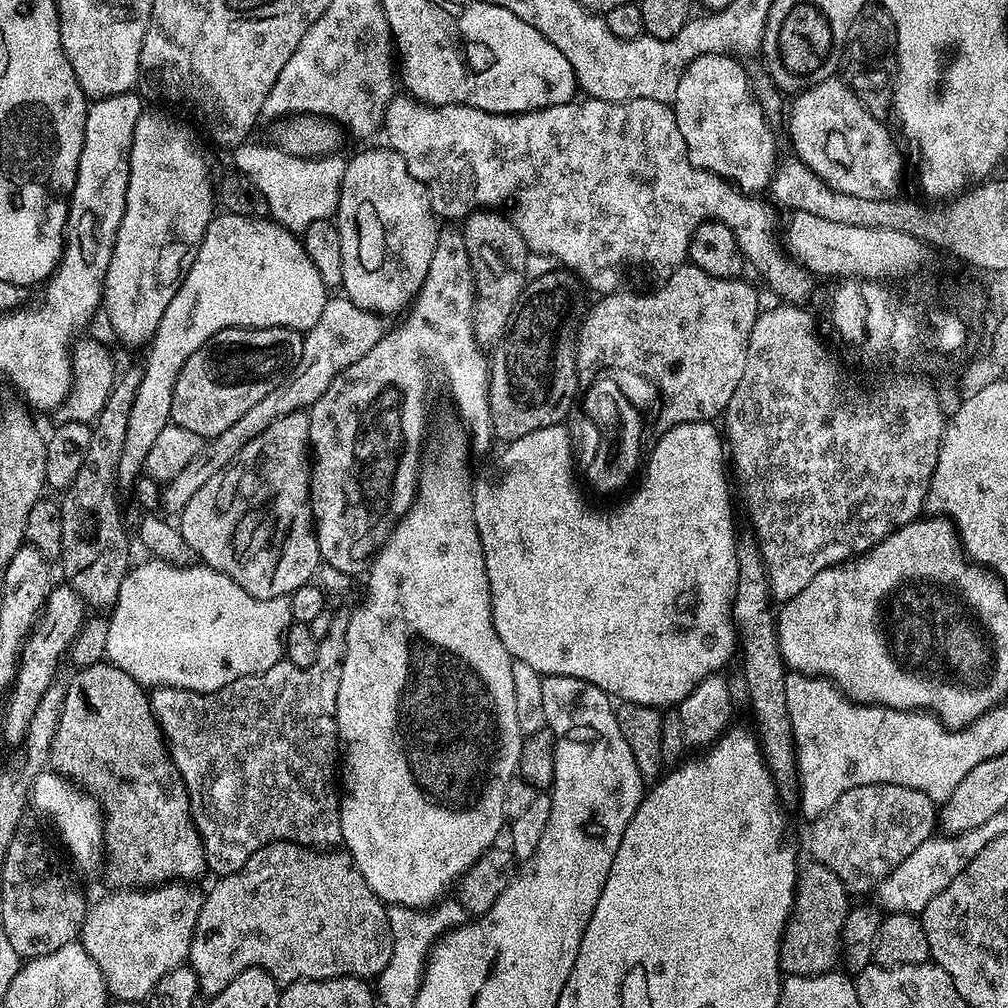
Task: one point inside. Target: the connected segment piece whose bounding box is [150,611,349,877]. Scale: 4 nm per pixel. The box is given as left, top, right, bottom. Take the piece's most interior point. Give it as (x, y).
(259, 757)

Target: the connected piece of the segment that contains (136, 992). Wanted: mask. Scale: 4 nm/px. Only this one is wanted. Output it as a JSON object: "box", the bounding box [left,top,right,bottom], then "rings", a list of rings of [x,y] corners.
{"box":[78,882,205,1001],"rings":[[[169,882],[151,888],[112,890],[84,915],[78,943],[98,962],[109,997],[147,1001],[162,974],[188,959],[205,893],[188,882]]]}

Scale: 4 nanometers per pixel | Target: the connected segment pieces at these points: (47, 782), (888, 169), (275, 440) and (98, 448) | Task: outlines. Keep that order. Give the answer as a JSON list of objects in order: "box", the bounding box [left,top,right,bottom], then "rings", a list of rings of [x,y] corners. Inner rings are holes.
[{"box":[30,770,104,872],"rings":[[[45,770],[32,781],[30,804],[37,808],[46,819],[52,820],[62,843],[68,847],[70,855],[84,872],[92,872],[101,867],[104,860],[104,818],[100,804],[89,792],[59,776],[54,771]]]},{"box":[786,79,904,201],"rings":[[[843,79],[823,80],[791,97],[790,107],[786,112],[788,140],[792,143],[791,151],[797,160],[814,172],[822,182],[826,182],[839,193],[853,195],[867,201],[893,199],[899,192],[904,180],[904,160],[900,157],[900,148],[892,141],[885,121],[870,114],[860,99],[852,93]]]},{"box":[178,412,322,598],"rings":[[[295,412],[286,418],[278,418],[254,442],[242,446],[242,450],[190,502],[178,513],[178,527],[182,538],[207,567],[226,574],[242,590],[254,598],[278,598],[291,596],[303,584],[315,577],[316,568],[322,563],[320,547],[316,541],[316,529],[312,518],[312,506],[308,498],[310,471],[310,445],[308,442],[308,412]]]},{"box":[58,363,143,610],"rings":[[[143,363],[123,365],[122,371],[117,375],[114,386],[110,390],[110,398],[106,398],[106,406],[102,414],[92,421],[90,427],[90,442],[82,461],[82,467],[70,482],[68,488],[63,489],[58,503],[62,514],[62,550],[58,567],[64,571],[67,587],[75,590],[85,605],[92,610],[110,610],[115,606],[118,590],[122,586],[122,578],[130,570],[128,564],[128,532],[124,529],[124,520],[120,517],[120,504],[116,501],[116,463],[122,450],[122,442],[126,438],[126,425],[130,422],[130,406],[134,406],[134,394],[138,394],[138,386],[142,386]]]}]

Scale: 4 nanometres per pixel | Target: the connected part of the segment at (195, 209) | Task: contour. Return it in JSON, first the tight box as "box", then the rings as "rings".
{"box":[102,110,218,349],"rings":[[[148,110],[141,111],[134,126],[126,206],[116,231],[102,297],[102,312],[108,315],[113,334],[128,348],[143,349],[151,344],[158,322],[162,322],[162,314],[166,306],[170,306],[170,298],[174,298],[185,272],[190,270],[198,254],[198,246],[202,246],[206,226],[210,226],[218,208],[216,160],[204,149],[205,141],[191,127],[188,128],[183,128],[178,121],[160,112]]]}

